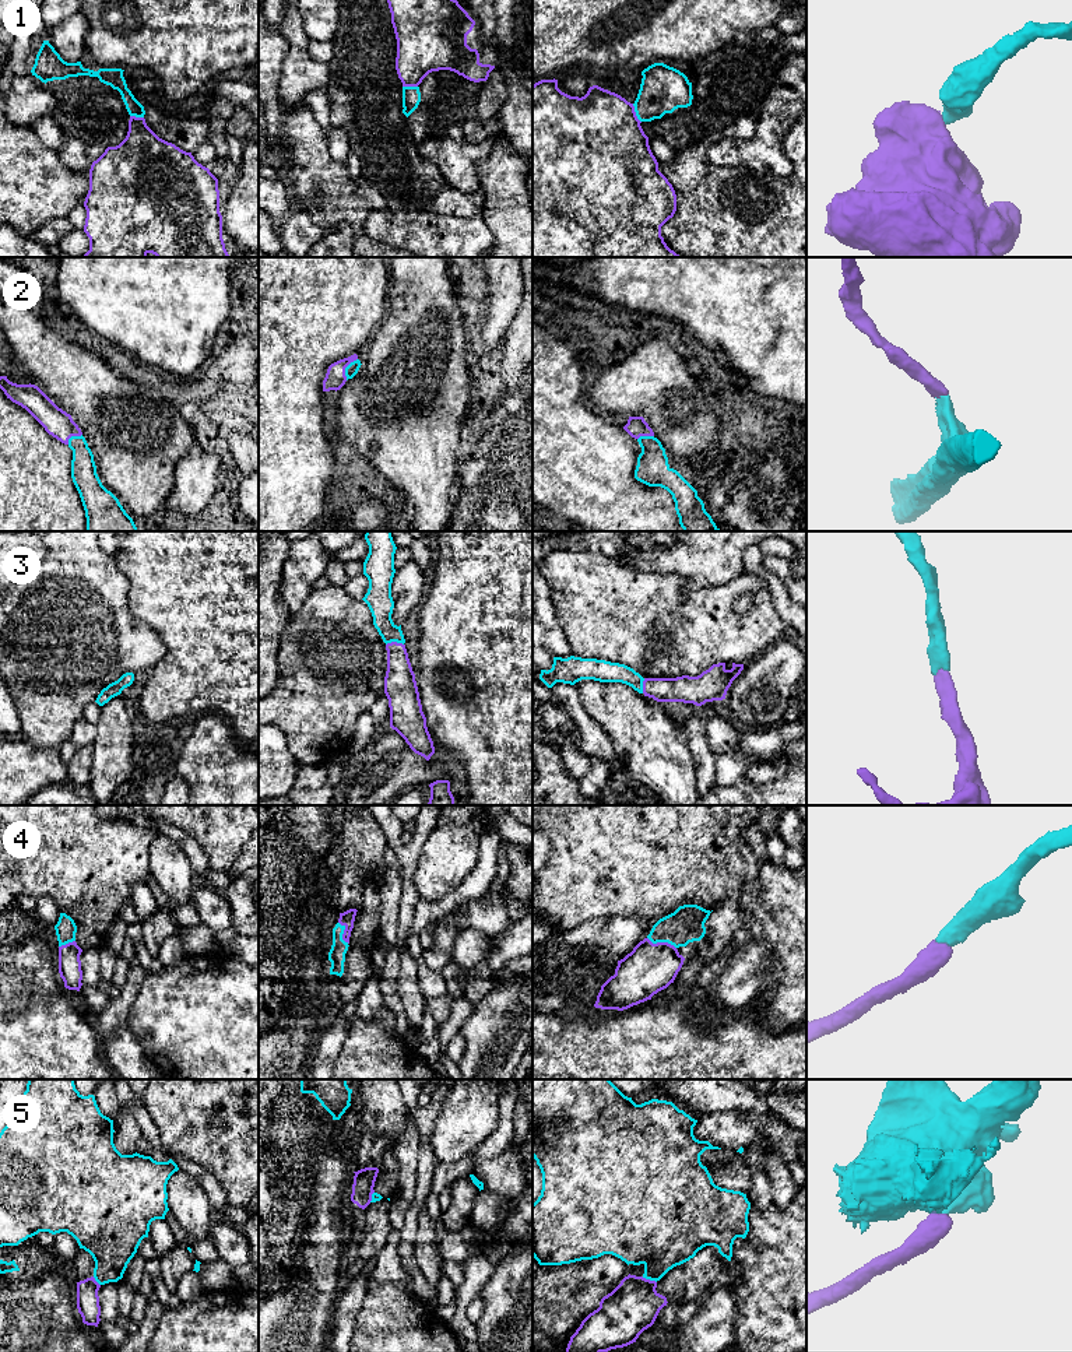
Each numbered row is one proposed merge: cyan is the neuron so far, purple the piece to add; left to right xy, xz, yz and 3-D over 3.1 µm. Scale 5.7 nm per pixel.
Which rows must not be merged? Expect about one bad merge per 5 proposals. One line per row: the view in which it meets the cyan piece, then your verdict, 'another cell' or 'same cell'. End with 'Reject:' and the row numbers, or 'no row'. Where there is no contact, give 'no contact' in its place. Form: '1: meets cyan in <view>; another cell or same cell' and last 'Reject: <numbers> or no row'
1: meets cyan in yz; another cell
2: meets cyan in xz; same cell
3: meets cyan in xz; same cell
4: meets cyan in yz; same cell
5: meets cyan in yz; another cell
Reject: 1, 5

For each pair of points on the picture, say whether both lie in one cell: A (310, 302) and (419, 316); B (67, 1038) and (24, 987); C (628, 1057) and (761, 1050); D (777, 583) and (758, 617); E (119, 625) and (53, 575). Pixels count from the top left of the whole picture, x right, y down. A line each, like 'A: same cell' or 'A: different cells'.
A: different cells
B: same cell
C: same cell
D: different cells
E: same cell

